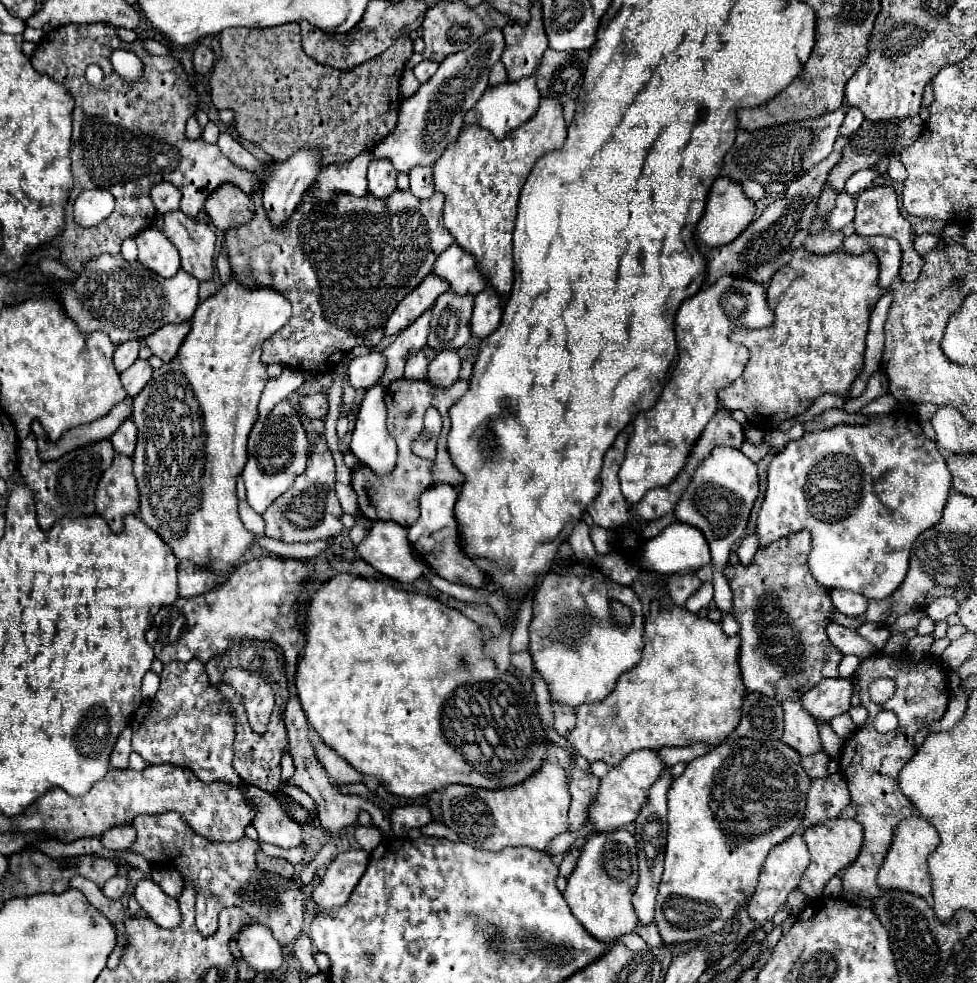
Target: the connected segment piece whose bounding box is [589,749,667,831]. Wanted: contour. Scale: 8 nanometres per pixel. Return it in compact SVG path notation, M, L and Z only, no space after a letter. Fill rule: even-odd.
M639 749L627 755L621 765L613 767L599 785L597 799L591 803L589 819L593 819L595 829L599 831L613 831L619 827L625 827L633 823L639 815L639 811L647 805L649 789L659 779L659 775L667 769L667 765L661 761L659 753L655 749Z

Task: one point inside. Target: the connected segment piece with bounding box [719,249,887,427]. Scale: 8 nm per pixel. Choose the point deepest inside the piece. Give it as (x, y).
(821, 303)

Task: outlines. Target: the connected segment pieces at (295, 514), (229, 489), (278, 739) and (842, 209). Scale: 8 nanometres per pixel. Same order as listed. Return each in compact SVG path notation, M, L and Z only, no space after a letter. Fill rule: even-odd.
M317 437L315 447L309 451L307 471L295 479L295 483L285 491L285 495L277 497L271 507L263 513L265 519L265 535L271 539L279 539L283 543L299 543L299 541L317 541L329 539L343 531L341 515L343 509L335 495L335 463L333 455L323 437Z
M231 279L229 285L221 287L213 297L205 299L197 307L193 319L191 319L191 323L193 323L191 333L183 341L177 357L171 363L165 363L161 369L157 369L153 373L153 379L145 385L145 389L137 397L134 397L132 419L135 425L137 425L137 429L139 429L137 449L135 449L135 455L137 455L135 477L137 477L139 491L141 491L141 519L167 541L167 545L173 549L175 557L189 559L189 561L193 561L193 563L197 563L201 567L209 567L217 575L229 575L233 571L233 563L237 563L237 559L245 553L245 549L249 547L249 543L257 541L257 537L251 535L243 527L243 523L239 519L239 513L237 513L237 495L235 495L235 477L245 467L245 461L247 461L247 437L249 437L249 431L251 431L255 419L257 419L257 405L259 405L261 391L263 391L265 383L269 381L265 365L261 363L261 345L275 331L279 331L283 325L287 325L289 317L291 317L291 303L285 297L277 295L277 291L269 291L269 289L251 289L251 291L247 291L245 287L241 287L239 283L235 283L235 279Z
M273 711L269 731L265 735L253 733L245 715L235 715L235 719L237 719L235 733L237 735L235 735L235 743L233 743L233 749L235 749L233 767L245 783L251 783L267 793L275 793L281 785L281 755L287 747L287 733L285 733L285 725L283 725L281 715L283 715L283 711Z
M839 193L837 195L837 203L833 213L829 215L829 229L841 231L847 223L851 223L855 217L855 197L851 197L849 193Z

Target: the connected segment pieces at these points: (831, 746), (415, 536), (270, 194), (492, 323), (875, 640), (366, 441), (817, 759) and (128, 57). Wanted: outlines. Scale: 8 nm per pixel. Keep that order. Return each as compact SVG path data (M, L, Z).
M816 721L816 725L822 741L823 750L831 759L839 758L844 745L842 744L842 740L835 734L829 724Z
M435 483L433 487L429 487L429 491L425 491L425 495L421 495L421 517L417 519L417 523L413 523L407 531L409 543L415 549L415 553L421 557L423 563L429 565L429 569L433 573L437 573L439 577L451 581L451 583L461 583L467 585L471 589L487 589L491 585L489 575L485 575L475 563L473 559L463 551L461 545L461 537L459 537L459 527L457 527L457 519L455 519L455 501L457 501L459 493L455 487L447 485L447 483Z
M297 149L293 153L293 157L289 157L285 163L273 163L273 171L275 173L273 173L273 179L269 179L269 183L265 183L263 209L265 209L267 219L271 221L271 225L275 229L283 227L287 223L287 219L293 215L297 205L301 203L301 193L305 193L309 183L313 183L313 179L317 177L319 169L321 169L319 153L317 151L309 151L309 149Z
M485 287L477 297L473 305L471 315L471 335L477 339L485 339L489 333L493 333L499 327L503 309L501 309L501 297L493 287Z
M865 623L863 627L857 629L857 633L863 635L865 639L869 639L877 649L883 649L885 643L891 637L891 631L887 627L883 627L883 625L877 625L877 623Z
M369 387L365 397L363 397L363 403L361 403L361 409L359 409L359 415L357 415L357 423L355 423L355 431L353 431L353 437L351 437L351 453L365 465L369 467L375 475L389 475L395 467L395 461L397 461L397 447L395 447L395 439L389 435L387 427L385 427L385 417L387 417L387 411L385 411L385 403L383 403L383 387Z
M821 751L817 755L811 755L811 757L805 757L801 759L801 765L805 769L805 773L811 777L811 779L823 779L827 777L827 763L829 763L829 757Z
M125 49L113 51L111 63L113 63L113 69L127 81L137 81L141 77L141 73L143 73L141 59L135 53L125 51Z

